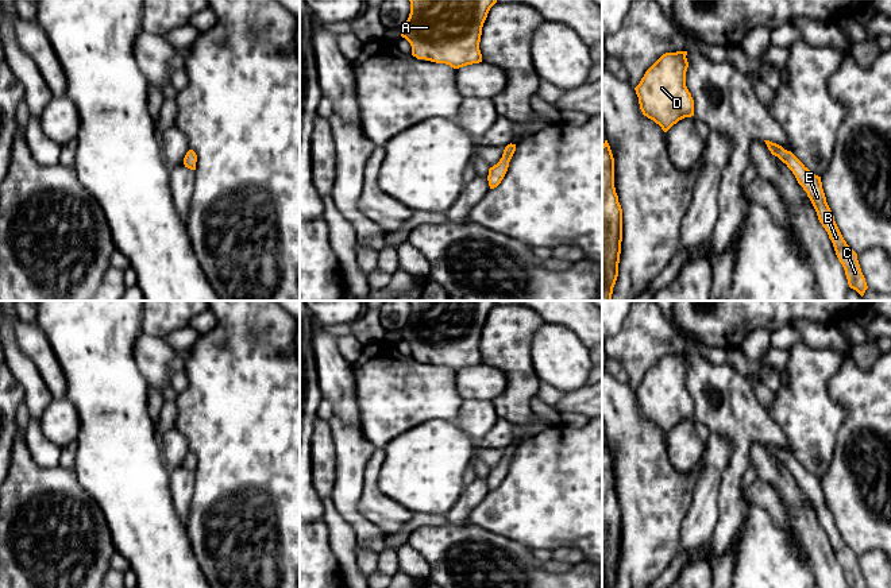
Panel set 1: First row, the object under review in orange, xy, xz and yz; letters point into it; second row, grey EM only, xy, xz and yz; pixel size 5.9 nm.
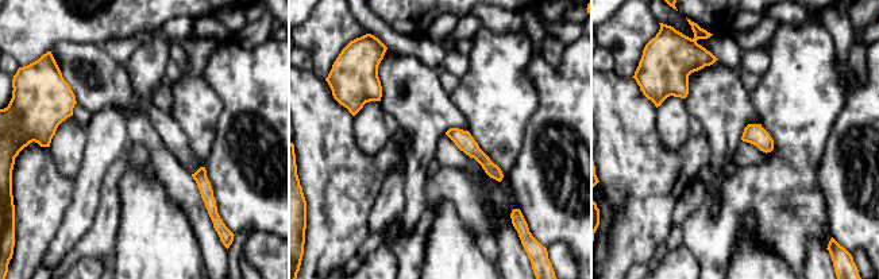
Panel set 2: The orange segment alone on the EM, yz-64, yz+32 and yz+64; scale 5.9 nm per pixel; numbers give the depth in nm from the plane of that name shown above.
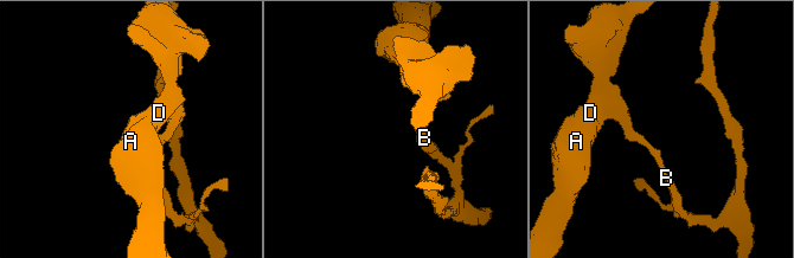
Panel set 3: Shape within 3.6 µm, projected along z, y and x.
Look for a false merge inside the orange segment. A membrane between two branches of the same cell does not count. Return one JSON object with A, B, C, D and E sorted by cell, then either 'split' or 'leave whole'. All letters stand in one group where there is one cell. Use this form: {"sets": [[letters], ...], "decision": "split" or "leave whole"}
{"sets": [["A", "D"], ["B", "C", "E"]], "decision": "split"}

